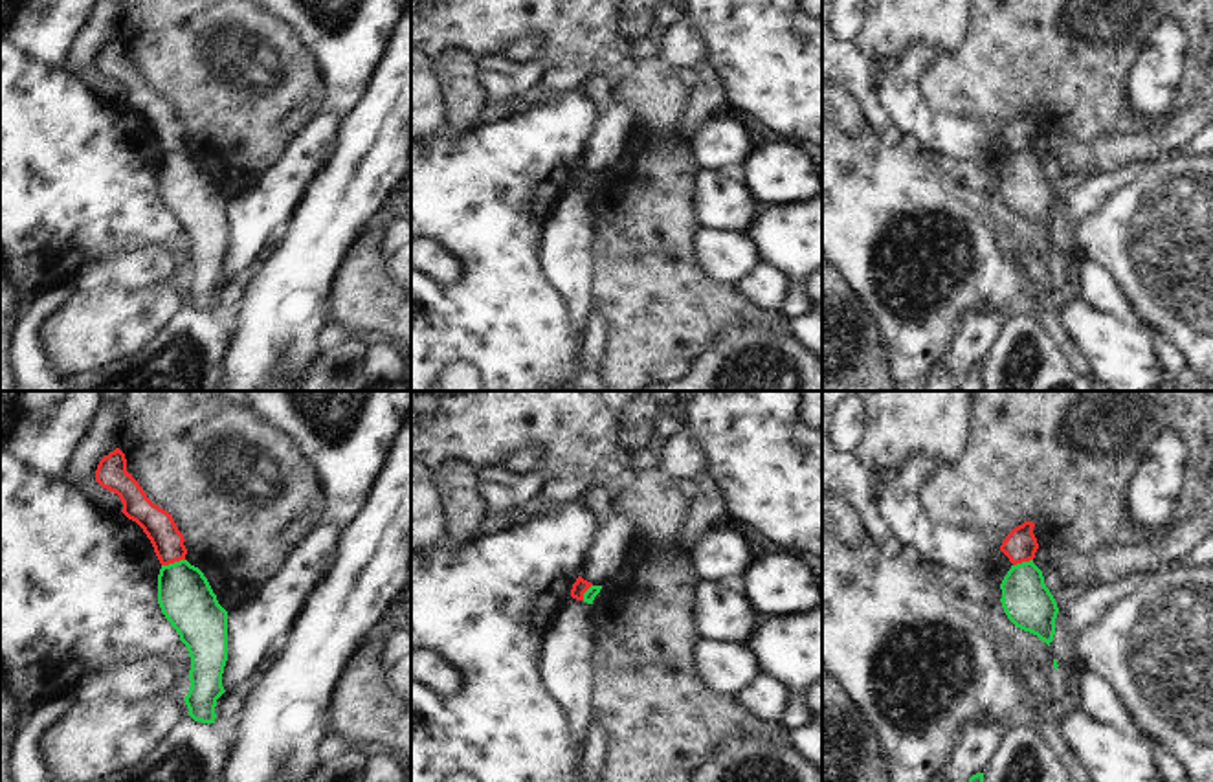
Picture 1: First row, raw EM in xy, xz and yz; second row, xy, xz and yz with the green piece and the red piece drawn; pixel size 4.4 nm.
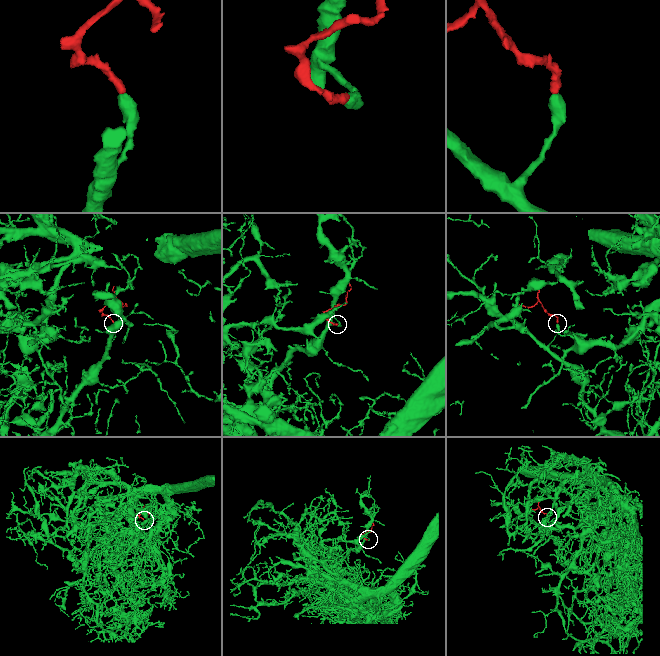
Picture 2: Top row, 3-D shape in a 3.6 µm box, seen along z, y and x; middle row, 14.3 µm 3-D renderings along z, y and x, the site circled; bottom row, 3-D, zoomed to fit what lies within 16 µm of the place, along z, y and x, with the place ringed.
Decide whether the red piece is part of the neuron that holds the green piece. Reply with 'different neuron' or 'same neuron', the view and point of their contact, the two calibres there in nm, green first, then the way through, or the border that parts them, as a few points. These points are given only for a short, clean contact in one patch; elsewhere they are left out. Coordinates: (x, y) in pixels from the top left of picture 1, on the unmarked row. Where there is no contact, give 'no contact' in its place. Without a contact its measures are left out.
different neuron | xy (173, 153) | 240/140 nm | along xy (184, 147), (162, 155)

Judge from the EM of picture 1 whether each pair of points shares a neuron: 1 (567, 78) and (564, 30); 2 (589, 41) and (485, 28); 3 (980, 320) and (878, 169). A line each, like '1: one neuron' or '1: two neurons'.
1: two neurons
2: one neuron
3: two neurons

